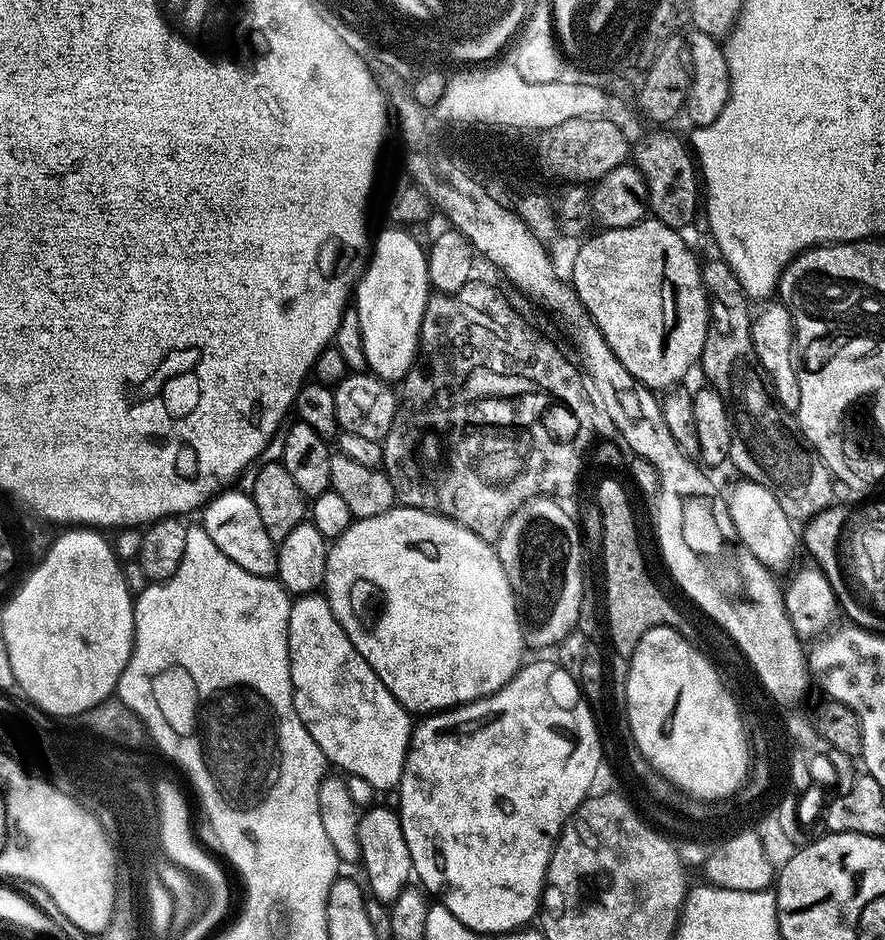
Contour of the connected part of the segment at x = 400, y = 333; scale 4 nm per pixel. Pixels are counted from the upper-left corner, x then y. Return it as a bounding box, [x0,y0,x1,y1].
[354,226,430,382]

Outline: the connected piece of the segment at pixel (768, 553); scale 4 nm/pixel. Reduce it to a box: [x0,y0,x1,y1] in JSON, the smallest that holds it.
[726,482,798,574]

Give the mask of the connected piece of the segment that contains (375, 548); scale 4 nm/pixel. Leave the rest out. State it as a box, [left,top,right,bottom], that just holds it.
[322,506,526,714]

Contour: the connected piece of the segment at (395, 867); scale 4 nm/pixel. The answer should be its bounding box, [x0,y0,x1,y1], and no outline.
[358,806,414,906]

